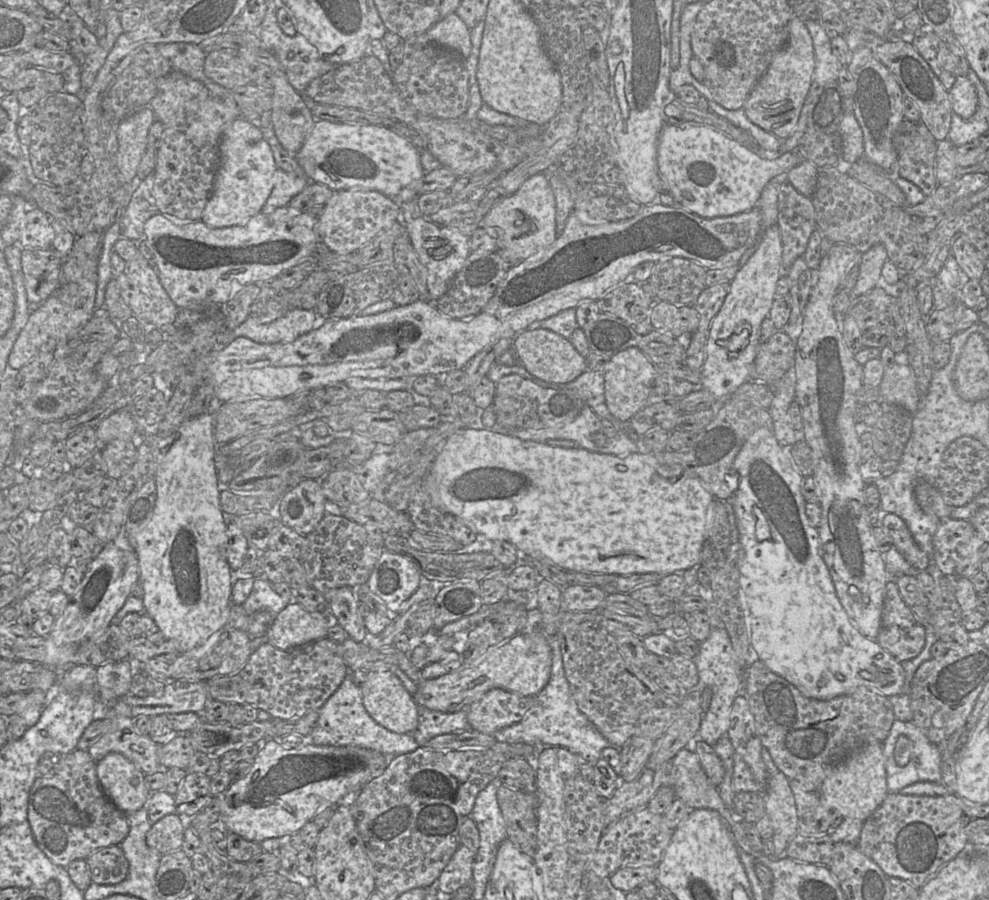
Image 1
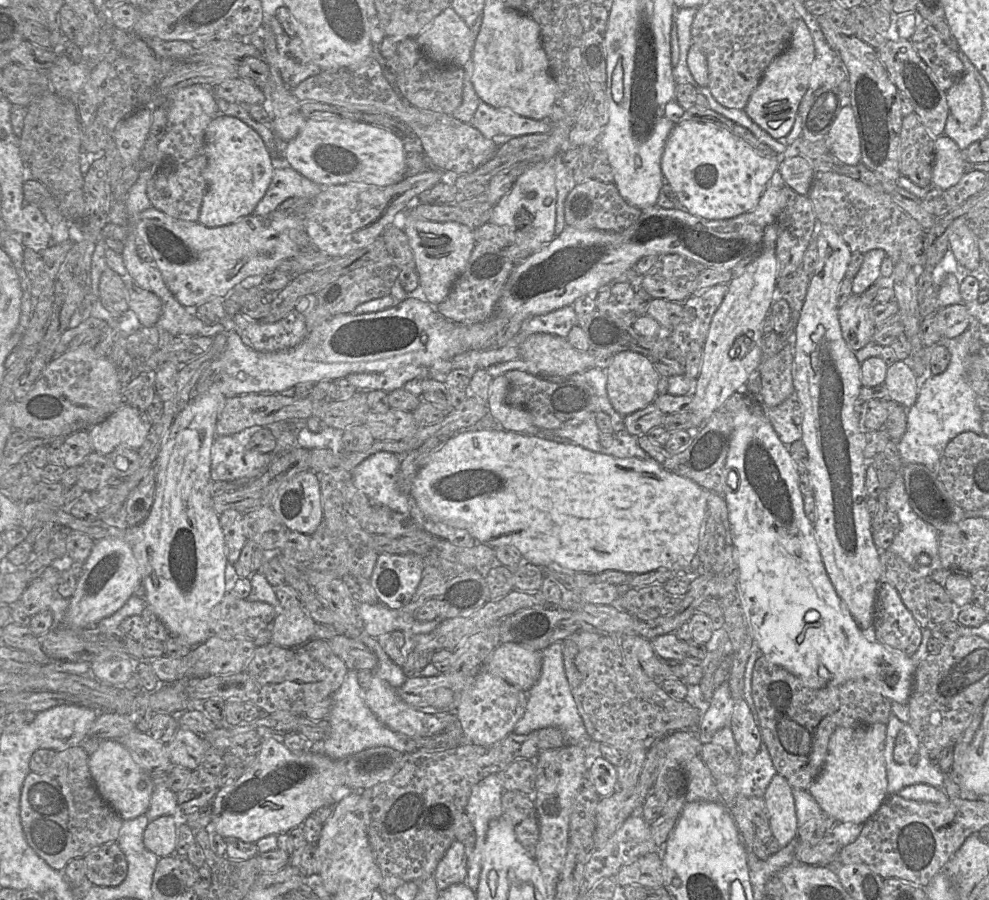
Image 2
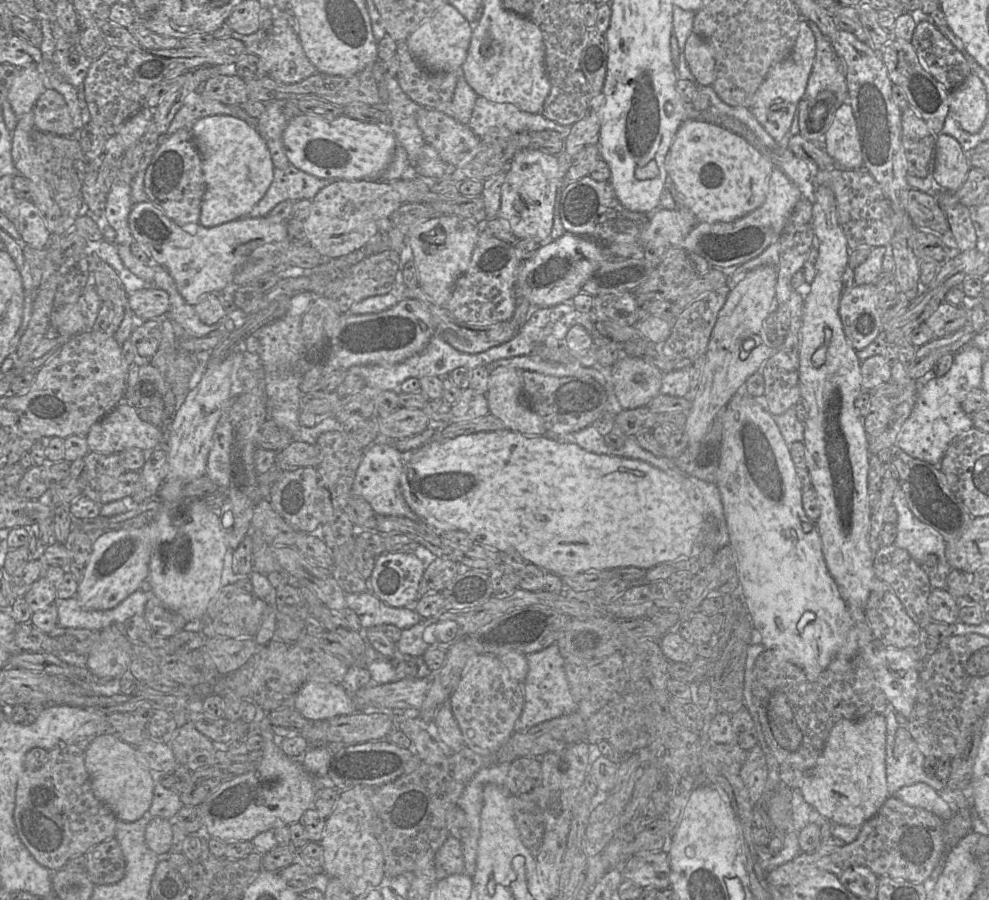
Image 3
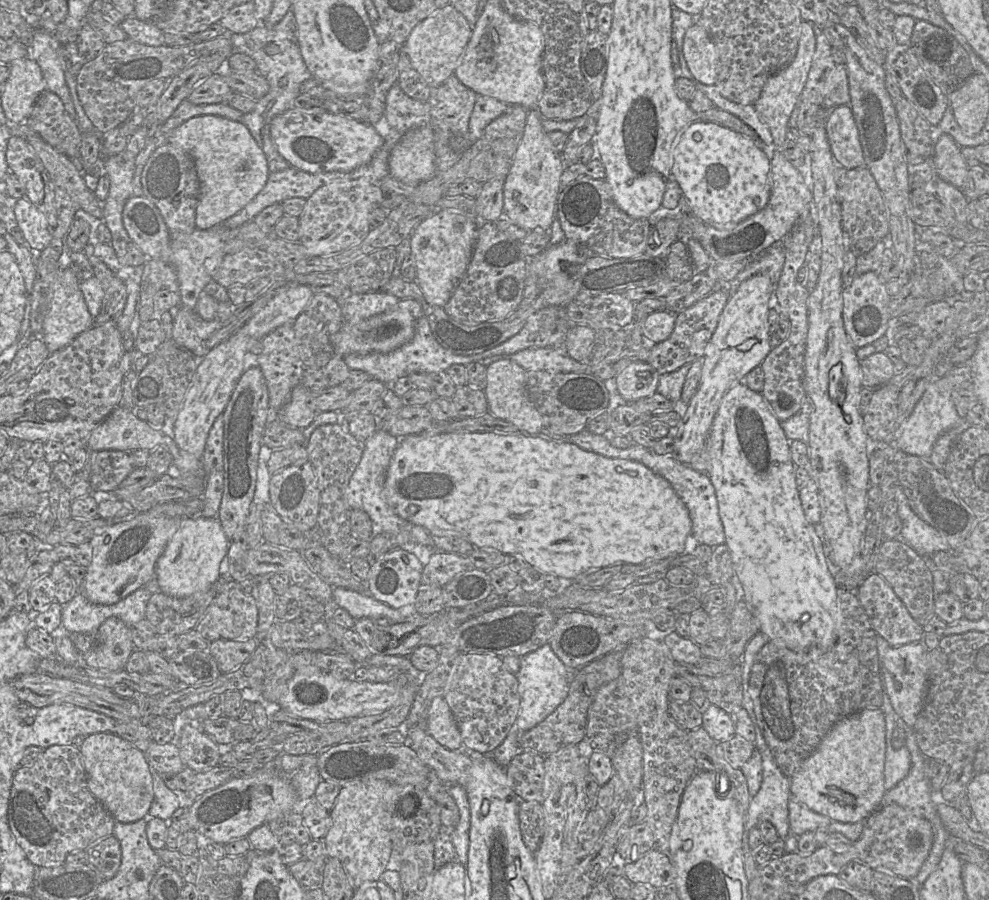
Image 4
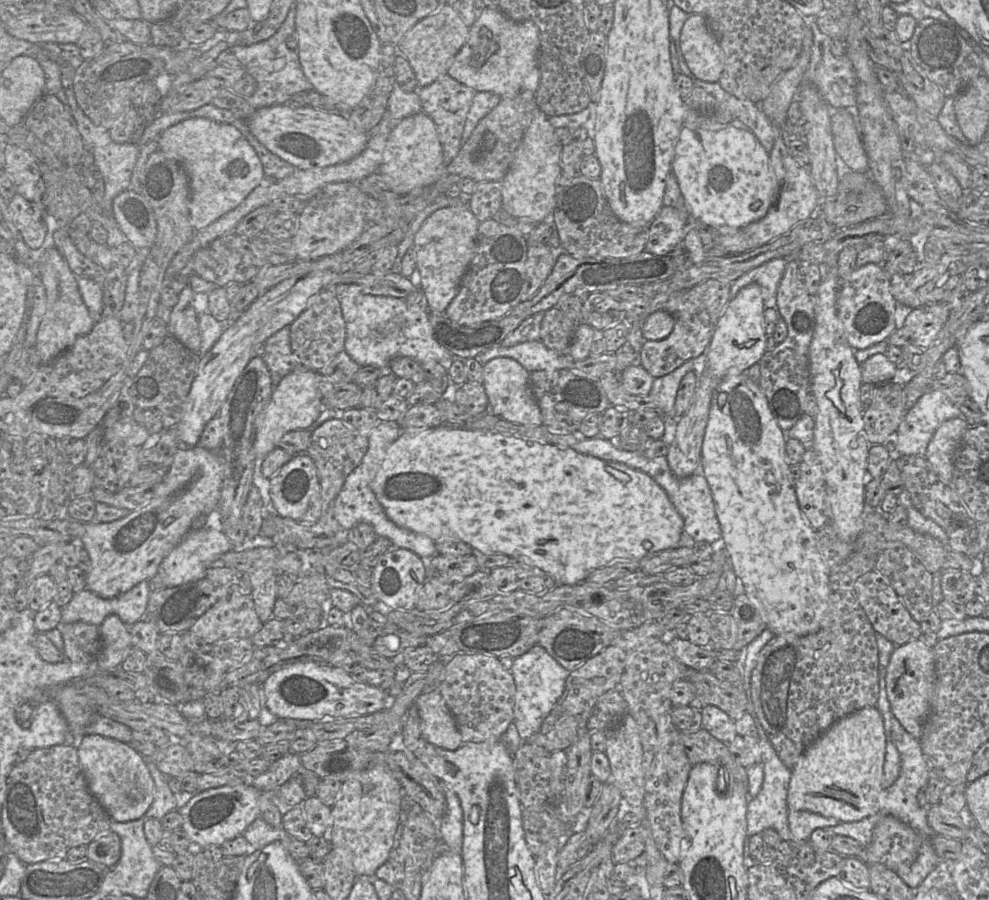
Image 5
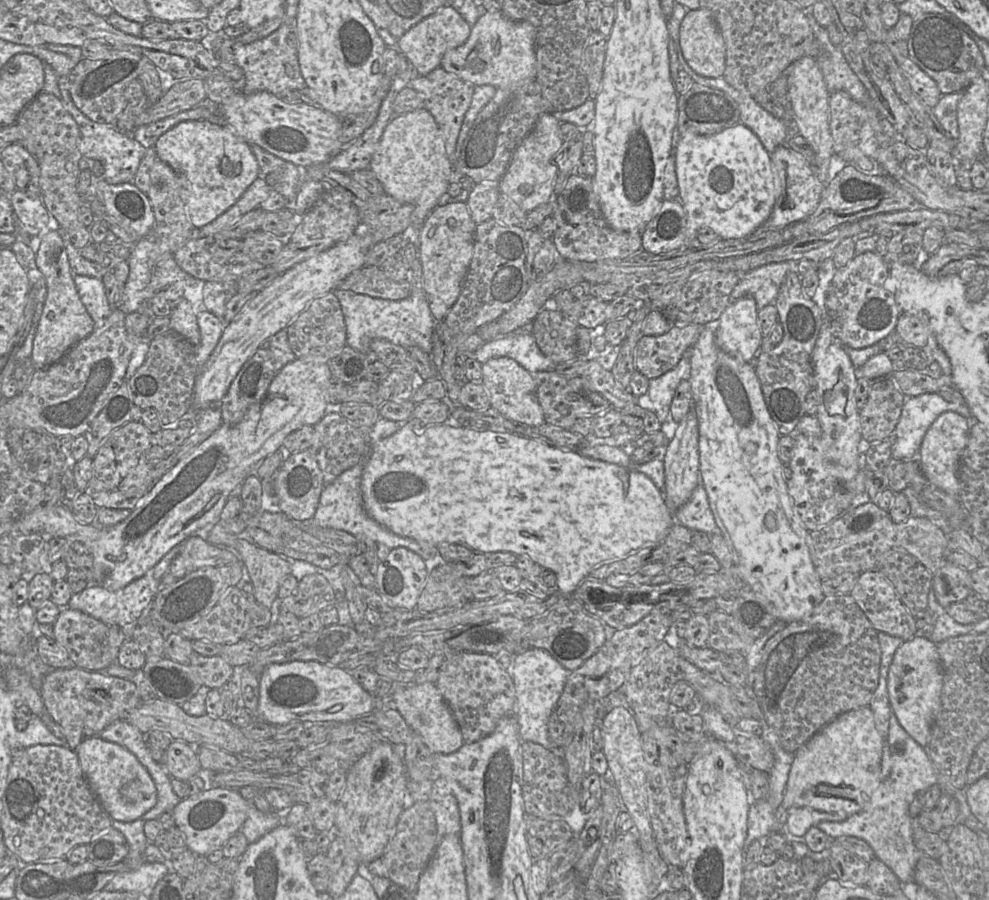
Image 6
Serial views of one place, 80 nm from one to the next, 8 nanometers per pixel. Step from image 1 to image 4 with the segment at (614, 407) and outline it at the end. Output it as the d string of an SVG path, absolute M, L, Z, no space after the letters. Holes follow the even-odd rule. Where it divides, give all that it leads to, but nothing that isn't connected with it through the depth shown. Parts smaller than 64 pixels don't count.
M632 361L615 381L624 403L632 403L656 393L660 374L647 362Z

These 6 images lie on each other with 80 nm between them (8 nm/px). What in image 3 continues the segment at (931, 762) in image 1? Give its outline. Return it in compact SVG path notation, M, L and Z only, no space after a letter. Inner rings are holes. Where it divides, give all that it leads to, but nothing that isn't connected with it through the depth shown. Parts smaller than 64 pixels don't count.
M889 702L886 712L883 714L886 719L886 780L889 795L893 795L900 788L915 783L925 783L937 792L946 787L946 781L936 776L929 776L924 772L923 762L925 756L920 750L911 745L900 757L893 754L895 734L899 724L894 716L894 708Z

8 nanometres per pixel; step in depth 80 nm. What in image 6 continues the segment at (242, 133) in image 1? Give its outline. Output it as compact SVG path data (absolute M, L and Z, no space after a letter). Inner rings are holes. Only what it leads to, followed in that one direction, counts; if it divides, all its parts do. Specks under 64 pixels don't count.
M206 120L182 121L160 136L154 149L157 158L168 164L178 176L180 196L190 223L195 229L200 229L211 223L227 211L259 177L259 165L250 145L226 125Z

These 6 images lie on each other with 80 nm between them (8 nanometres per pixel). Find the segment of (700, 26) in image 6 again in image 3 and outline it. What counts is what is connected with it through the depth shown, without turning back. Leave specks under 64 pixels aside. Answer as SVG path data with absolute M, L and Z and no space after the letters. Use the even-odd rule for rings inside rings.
M695 32L686 41L685 57L696 84L712 86L715 80L715 59L711 46Z

